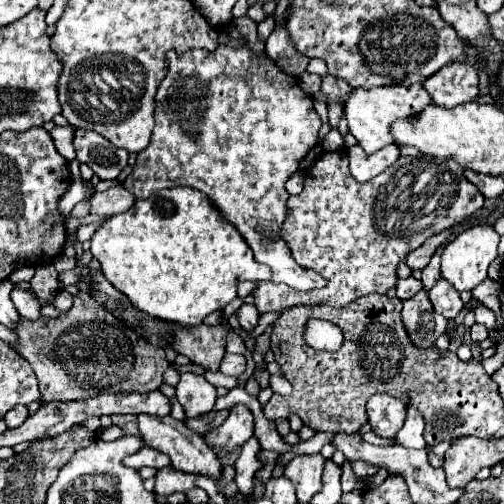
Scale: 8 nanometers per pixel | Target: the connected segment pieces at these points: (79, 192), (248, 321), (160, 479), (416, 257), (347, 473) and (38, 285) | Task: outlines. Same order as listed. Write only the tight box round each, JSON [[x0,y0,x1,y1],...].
[[58,183,90,219],[236,303,260,331],[154,465,202,497],[404,231,450,269],[341,460,357,493],[30,263,58,305]]

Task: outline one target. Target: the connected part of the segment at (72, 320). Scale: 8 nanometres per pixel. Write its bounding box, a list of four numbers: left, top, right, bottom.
[14,291,170,401]

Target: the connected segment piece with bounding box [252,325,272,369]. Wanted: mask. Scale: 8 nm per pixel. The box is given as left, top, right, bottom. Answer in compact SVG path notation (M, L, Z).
M272 325L256 339L255 351L252 354L256 366L266 369L267 363L264 360L264 354L270 350L270 336L272 333Z

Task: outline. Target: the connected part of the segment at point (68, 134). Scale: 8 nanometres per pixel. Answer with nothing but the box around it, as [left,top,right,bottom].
[50,125,76,161]

